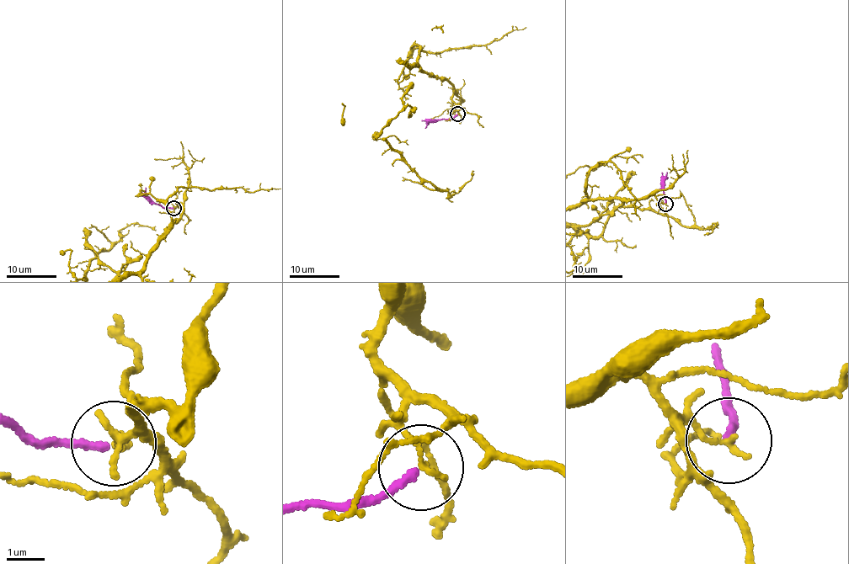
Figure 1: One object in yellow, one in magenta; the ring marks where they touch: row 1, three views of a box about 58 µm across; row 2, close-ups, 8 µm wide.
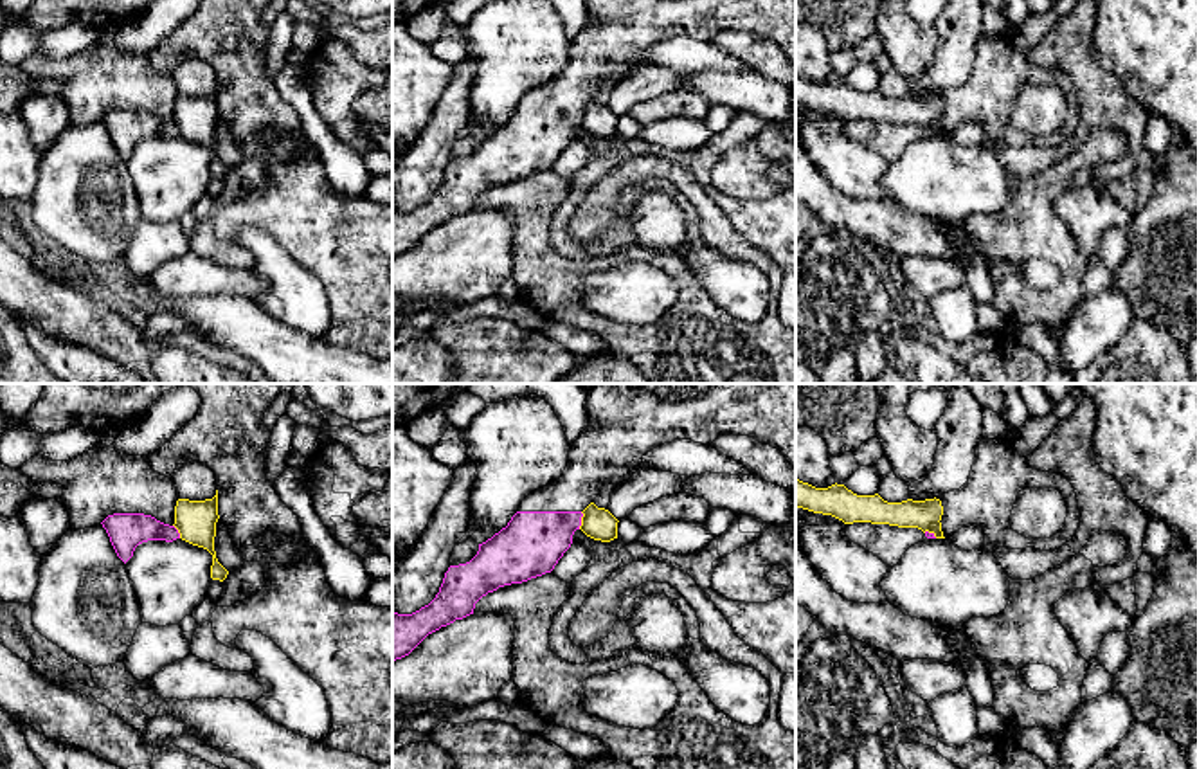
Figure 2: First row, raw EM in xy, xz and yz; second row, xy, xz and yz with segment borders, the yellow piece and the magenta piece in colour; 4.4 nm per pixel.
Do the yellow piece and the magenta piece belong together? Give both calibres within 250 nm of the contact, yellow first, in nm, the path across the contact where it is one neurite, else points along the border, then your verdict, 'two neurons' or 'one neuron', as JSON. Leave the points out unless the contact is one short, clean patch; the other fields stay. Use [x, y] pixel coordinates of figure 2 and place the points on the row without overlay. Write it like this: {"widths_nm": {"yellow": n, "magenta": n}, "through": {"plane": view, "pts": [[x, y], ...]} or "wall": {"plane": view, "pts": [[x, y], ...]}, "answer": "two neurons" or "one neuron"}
{"widths_nm": {"yellow": 140, "magenta": 280}, "wall": {"plane": "xz", "pts": [[582, 108], [578, 125]]}, "answer": "two neurons"}

